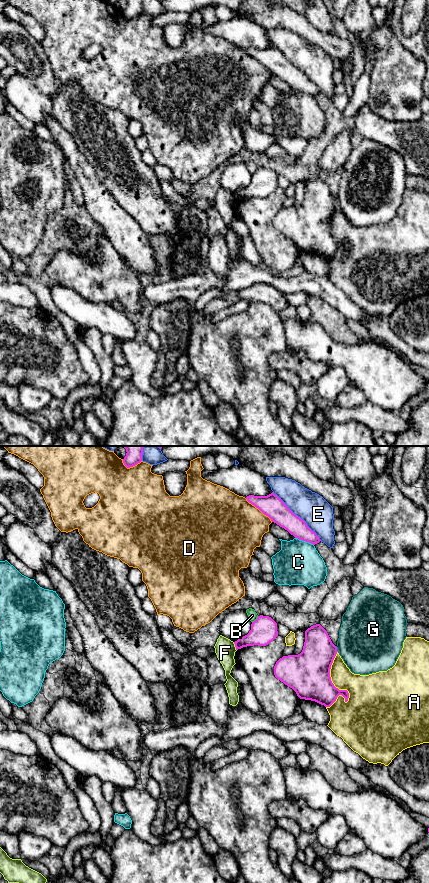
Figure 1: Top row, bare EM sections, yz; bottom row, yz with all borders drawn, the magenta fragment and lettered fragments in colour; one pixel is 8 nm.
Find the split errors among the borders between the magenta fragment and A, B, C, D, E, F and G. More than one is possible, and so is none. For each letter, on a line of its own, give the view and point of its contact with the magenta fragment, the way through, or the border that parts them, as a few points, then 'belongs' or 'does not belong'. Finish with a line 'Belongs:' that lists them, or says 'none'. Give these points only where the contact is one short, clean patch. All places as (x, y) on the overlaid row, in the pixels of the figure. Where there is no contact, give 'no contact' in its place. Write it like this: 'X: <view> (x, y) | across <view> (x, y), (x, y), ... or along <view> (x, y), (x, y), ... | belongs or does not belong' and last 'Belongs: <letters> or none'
A: yz (340, 690) | does not belong
B: yz (256, 619) | along yz (258, 616), (252, 622) | does not belong
C: yz (304, 540) | does not belong
D: yz (259, 509) | does not belong
E: yz (297, 516) | does not belong
F: yz (235, 646) | along yz (233, 642), (236, 650) | does not belong
G: yz (336, 649) | does not belong
Belongs: none

